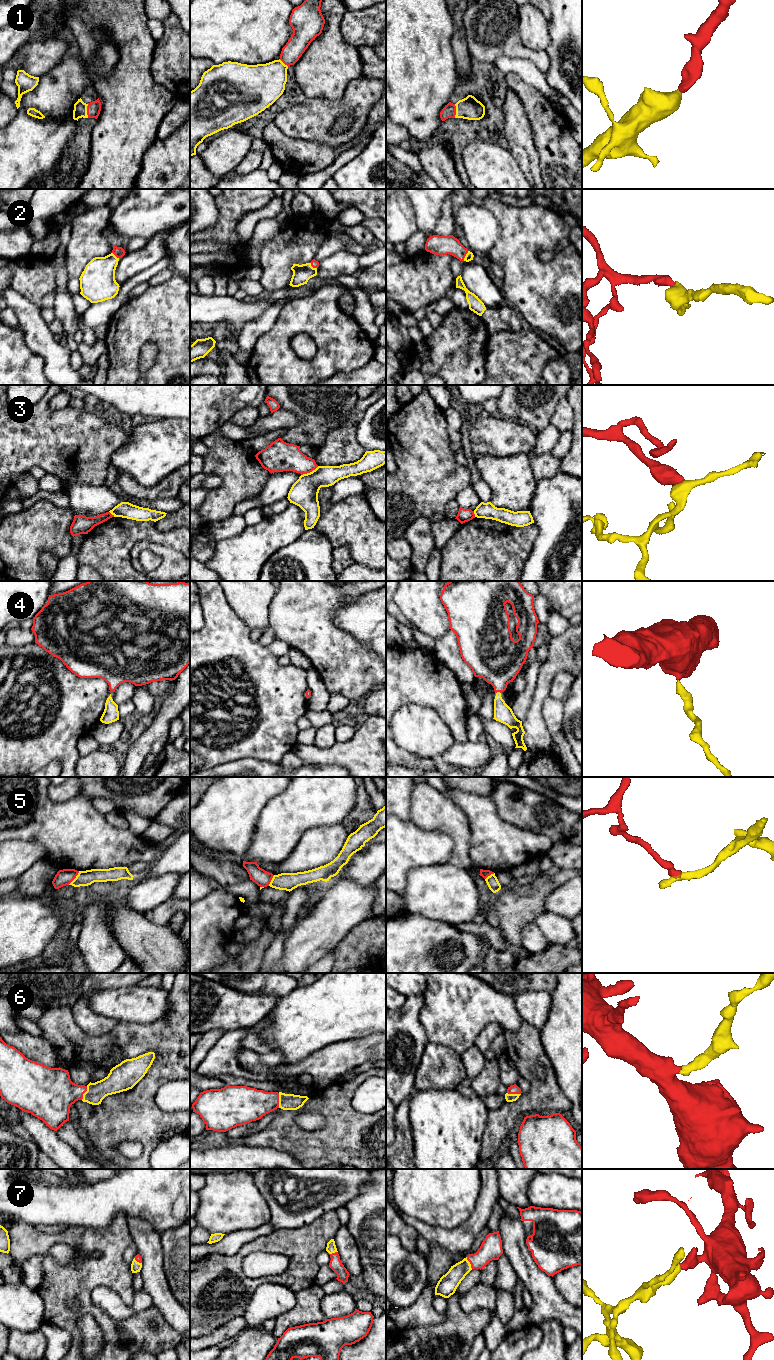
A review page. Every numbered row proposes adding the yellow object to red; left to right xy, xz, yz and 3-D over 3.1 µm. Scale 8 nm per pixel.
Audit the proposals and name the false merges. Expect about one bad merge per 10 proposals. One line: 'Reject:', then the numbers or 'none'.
Reject: 3, 5

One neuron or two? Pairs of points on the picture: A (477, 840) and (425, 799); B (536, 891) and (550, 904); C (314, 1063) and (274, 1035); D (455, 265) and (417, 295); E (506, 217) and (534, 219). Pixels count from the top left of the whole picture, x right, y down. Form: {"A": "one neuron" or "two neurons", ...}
{"A": "two neurons", "B": "two neurons", "C": "two neurons", "D": "two neurons", "E": "one neuron"}

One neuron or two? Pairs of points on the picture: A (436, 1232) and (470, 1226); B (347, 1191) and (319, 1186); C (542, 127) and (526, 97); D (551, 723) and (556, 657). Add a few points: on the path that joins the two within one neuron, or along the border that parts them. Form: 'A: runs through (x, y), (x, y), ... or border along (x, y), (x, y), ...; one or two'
A: runs through (444, 1235), (462, 1234); one
B: runs through (340, 1186), (326, 1186); one
C: runs through (542, 120), (541, 112), (533, 104); one
D: border along (548, 695), (542, 703), (543, 719); two

